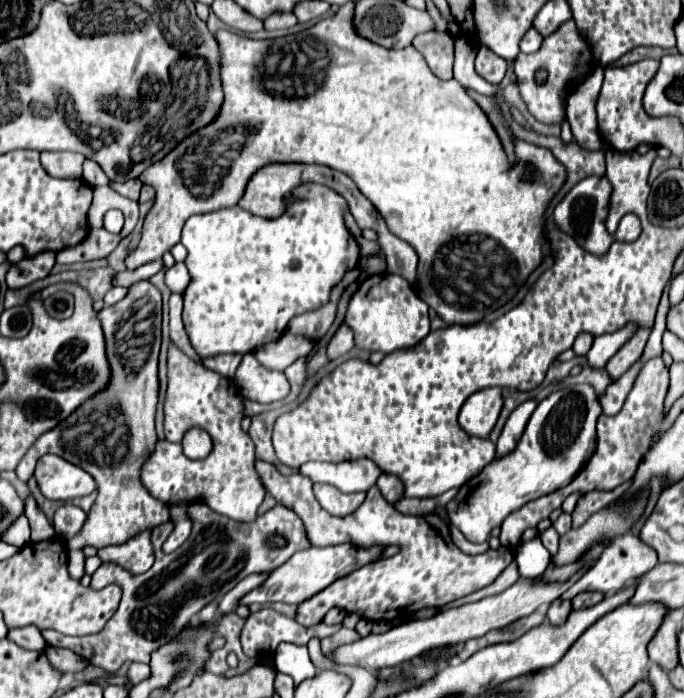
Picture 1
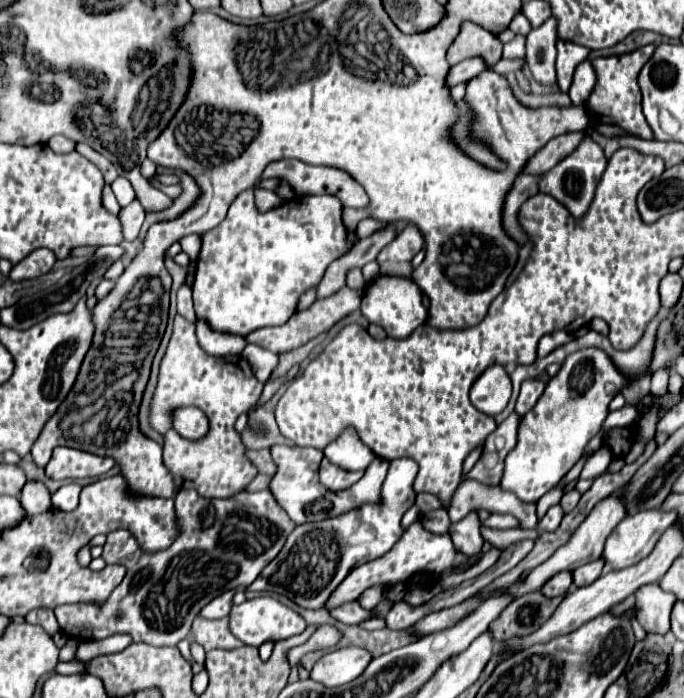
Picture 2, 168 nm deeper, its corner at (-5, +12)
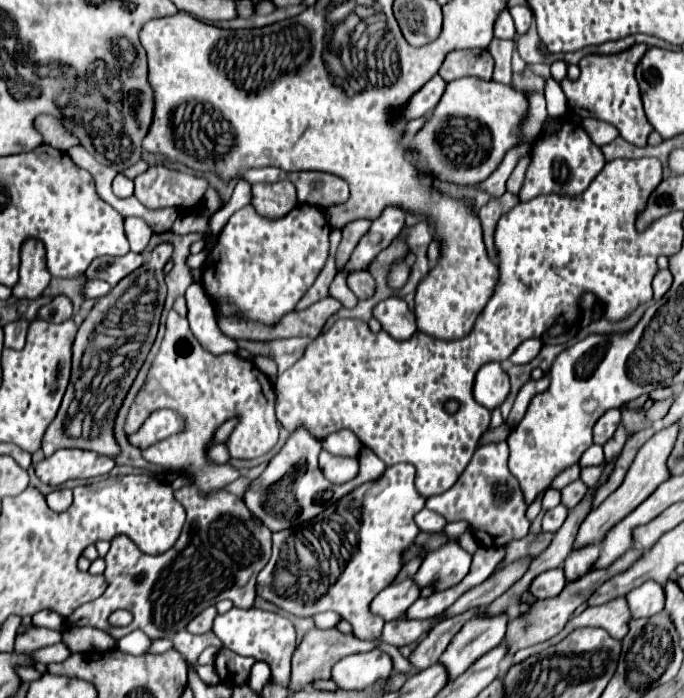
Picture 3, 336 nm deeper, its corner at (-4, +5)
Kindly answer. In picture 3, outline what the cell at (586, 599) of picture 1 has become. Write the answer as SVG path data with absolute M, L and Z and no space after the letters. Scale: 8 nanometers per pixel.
M586 545L580 549L572 549L570 555L564 561L564 573L568 581L576 581L582 577L584 571L588 571L588 563L596 561L596 555L600 555L598 545Z

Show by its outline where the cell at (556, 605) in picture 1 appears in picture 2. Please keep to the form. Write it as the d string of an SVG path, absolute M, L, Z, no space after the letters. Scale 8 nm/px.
M559 572L557 576L553 576L553 580L549 580L549 584L545 584L545 588L541 588L541 592L549 598L565 596L571 590L571 584L573 584L571 572Z

